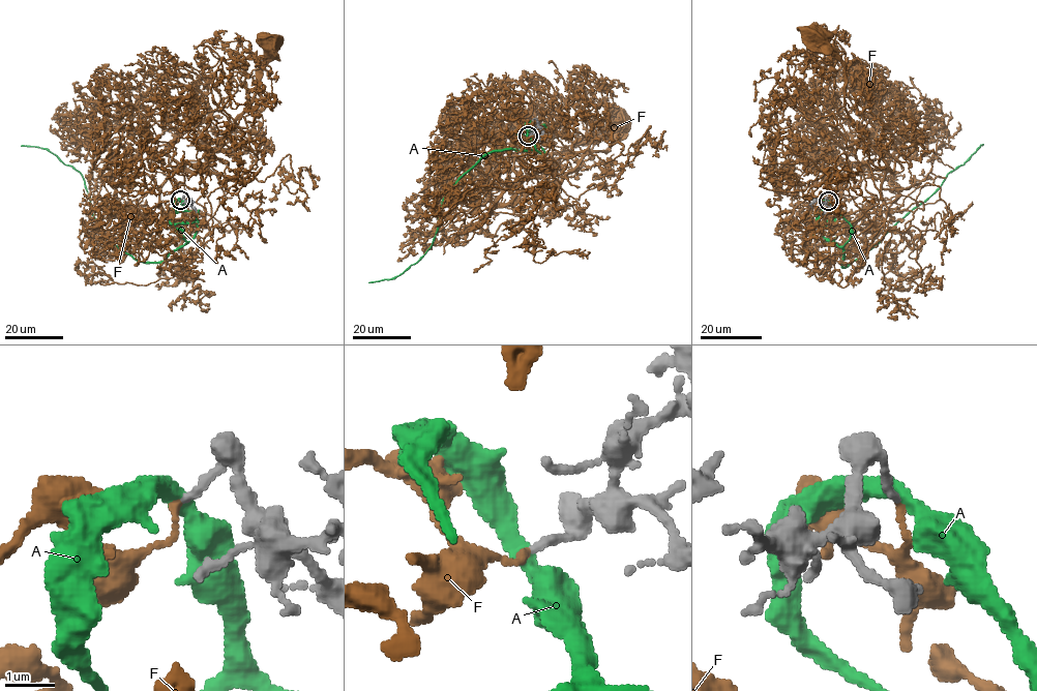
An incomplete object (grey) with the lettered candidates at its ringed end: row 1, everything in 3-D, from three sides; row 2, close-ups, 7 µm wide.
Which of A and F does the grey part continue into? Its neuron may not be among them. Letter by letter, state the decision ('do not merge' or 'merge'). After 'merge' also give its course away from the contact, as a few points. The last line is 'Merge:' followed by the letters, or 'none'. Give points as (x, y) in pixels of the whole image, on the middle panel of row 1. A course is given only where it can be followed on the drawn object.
A: do not merge
F: merge; course (529, 136), (516, 129), (507, 154), (507, 187), (551, 194), (588, 152), (604, 151), (612, 144), (618, 124)
Merge: F

